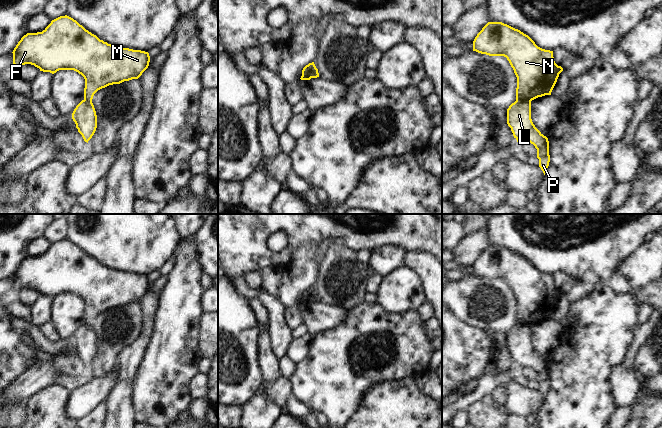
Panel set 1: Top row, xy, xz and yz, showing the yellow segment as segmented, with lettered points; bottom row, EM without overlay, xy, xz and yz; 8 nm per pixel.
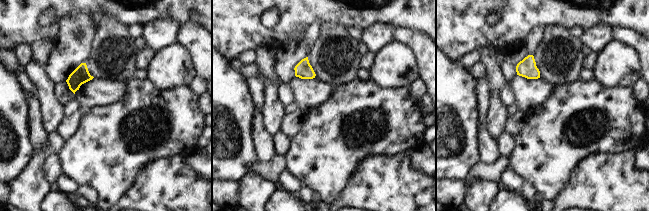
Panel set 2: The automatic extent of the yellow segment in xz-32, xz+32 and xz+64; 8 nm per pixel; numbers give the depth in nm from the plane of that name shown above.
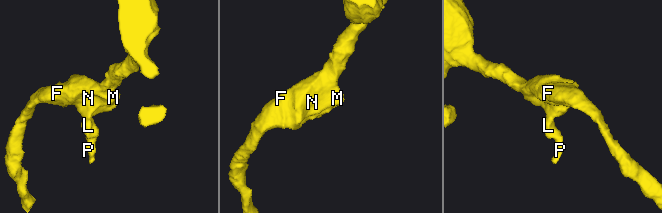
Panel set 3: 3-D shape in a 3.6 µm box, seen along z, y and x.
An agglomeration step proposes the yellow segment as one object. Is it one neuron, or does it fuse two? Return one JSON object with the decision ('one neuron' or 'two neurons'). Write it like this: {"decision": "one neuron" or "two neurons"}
{"decision": "two neurons"}

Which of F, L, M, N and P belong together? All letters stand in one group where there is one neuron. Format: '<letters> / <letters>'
F M N / L P

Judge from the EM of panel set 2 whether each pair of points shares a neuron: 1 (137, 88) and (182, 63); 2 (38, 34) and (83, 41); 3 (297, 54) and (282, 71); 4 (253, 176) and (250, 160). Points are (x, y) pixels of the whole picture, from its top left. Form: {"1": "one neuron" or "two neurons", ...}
{"1": "two neurons", "2": "two neurons", "3": "one neuron", "4": "two neurons"}

